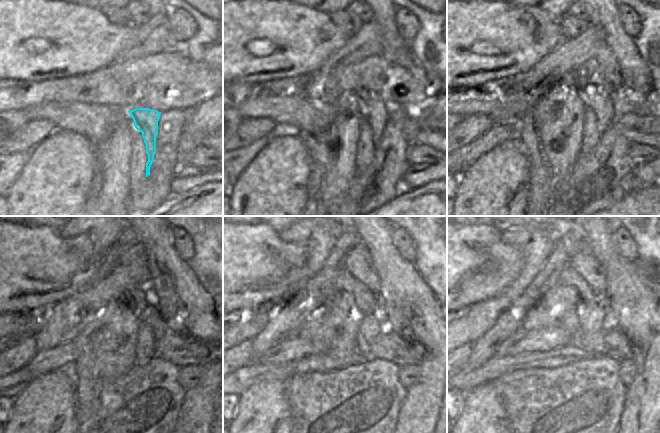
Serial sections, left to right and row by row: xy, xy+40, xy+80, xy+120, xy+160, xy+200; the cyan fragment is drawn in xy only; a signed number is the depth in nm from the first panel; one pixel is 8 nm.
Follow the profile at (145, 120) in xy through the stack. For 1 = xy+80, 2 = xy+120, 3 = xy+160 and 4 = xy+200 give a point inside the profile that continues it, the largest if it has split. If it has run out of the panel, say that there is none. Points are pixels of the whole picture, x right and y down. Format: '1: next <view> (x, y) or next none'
1: next xy+80 (597, 98)
2: next xy+120 (135, 298)
3: next xy+160 (365, 300)
4: next xy+200 (569, 277)

